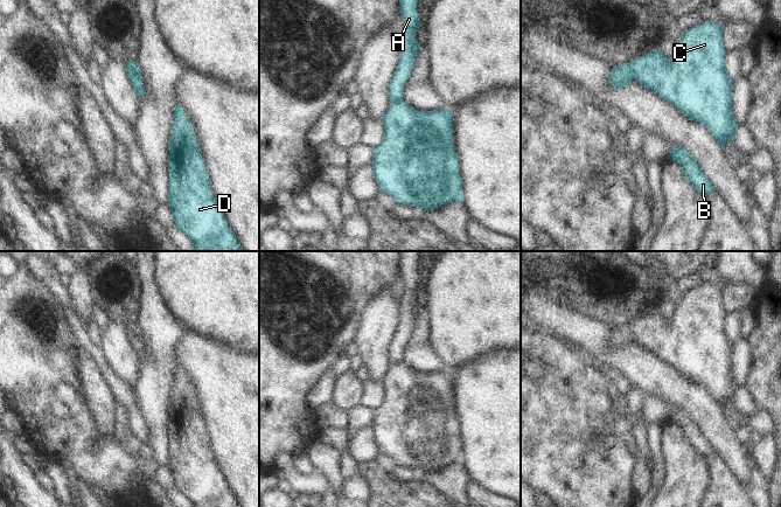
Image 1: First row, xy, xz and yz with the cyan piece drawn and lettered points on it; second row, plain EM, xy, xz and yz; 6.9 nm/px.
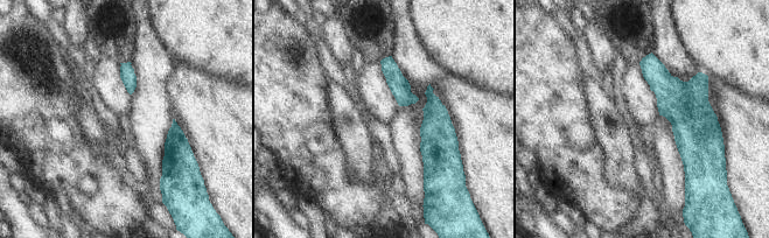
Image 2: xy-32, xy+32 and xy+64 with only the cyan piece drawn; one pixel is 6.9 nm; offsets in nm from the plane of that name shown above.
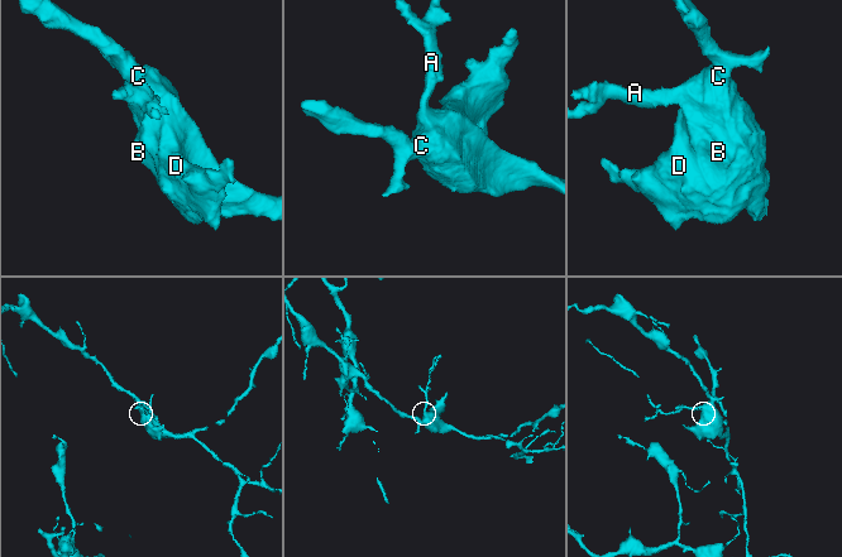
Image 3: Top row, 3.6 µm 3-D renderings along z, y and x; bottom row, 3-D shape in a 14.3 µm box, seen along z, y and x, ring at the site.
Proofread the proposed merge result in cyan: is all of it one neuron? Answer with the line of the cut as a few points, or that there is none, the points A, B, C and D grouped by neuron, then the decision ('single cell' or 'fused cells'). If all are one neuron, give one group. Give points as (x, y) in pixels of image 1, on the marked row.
no cut | A B C D | single cell

